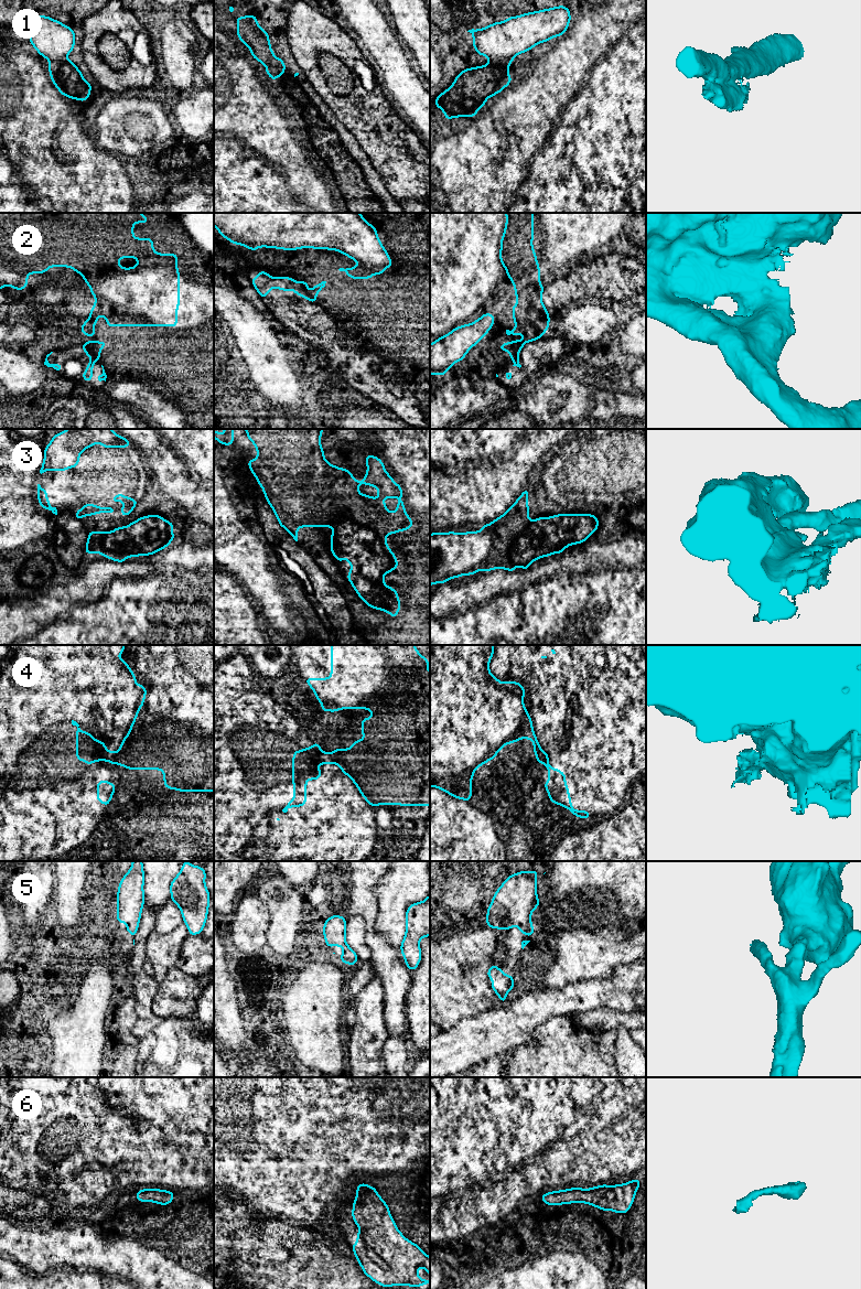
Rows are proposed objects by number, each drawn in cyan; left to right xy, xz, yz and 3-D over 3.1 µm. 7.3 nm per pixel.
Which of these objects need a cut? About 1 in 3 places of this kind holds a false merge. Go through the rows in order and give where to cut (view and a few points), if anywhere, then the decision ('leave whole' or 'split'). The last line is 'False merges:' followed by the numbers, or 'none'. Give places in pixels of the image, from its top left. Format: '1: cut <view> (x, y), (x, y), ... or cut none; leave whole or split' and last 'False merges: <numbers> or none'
1: cut yz (492, 58), (508, 58), (512, 61); split
2: cut xz (301, 283), (301, 287), (312, 301); split
3: cut xz (385, 538), (375, 537), (369, 546), (356, 547), (345, 558); split
4: cut none; leave whole
5: cut none; leave whole
6: cut none; leave whole
False merges: 1, 2, 3

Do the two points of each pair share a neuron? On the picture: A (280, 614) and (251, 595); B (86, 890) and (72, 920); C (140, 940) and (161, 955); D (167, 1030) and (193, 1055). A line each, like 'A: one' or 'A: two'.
A: two
B: one
C: two
D: one

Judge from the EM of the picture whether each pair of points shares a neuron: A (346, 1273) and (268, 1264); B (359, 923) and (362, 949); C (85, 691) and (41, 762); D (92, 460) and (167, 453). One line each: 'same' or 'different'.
A: same
B: same
C: same
D: same

